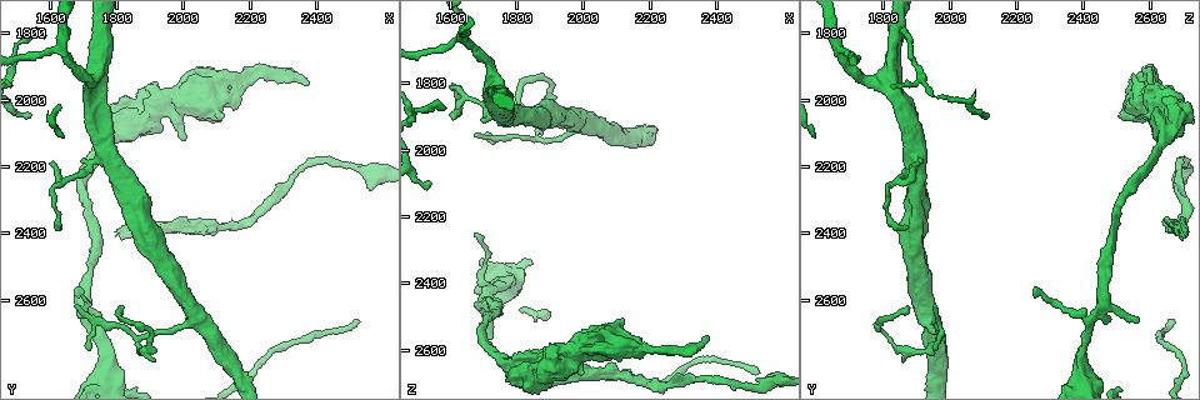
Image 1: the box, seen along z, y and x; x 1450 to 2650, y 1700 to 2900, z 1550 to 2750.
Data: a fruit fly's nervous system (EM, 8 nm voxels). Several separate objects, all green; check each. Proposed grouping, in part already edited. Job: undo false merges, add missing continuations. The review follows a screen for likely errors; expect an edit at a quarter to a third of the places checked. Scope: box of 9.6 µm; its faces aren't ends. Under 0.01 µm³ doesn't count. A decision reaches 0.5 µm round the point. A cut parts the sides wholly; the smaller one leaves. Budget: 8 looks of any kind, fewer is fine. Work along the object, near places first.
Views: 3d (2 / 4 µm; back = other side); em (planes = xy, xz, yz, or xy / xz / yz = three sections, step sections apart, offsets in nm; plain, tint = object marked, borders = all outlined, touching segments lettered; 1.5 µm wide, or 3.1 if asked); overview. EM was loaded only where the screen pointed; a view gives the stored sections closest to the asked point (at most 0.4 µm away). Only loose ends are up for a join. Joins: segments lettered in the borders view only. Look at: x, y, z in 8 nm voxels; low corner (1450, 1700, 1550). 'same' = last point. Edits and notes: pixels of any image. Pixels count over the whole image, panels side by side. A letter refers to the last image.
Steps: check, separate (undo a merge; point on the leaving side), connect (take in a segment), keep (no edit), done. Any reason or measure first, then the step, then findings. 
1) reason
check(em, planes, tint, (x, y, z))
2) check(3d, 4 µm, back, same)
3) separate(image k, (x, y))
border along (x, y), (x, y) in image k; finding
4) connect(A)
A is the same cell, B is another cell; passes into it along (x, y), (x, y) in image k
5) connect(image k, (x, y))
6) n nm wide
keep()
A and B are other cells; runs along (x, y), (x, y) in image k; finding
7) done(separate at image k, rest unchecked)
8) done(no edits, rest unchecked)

thin end
check(em, yz, step 4, borders, (1680, 2580, 2240))

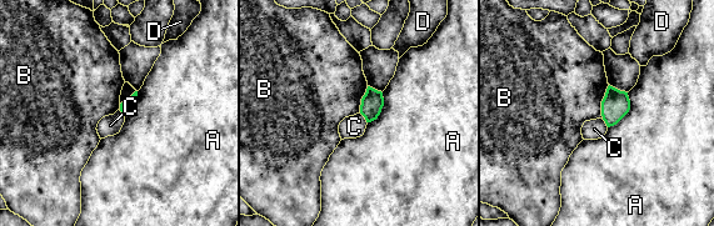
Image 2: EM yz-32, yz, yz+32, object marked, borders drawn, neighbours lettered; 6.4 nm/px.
another direction
check(em, planes, borders, same)

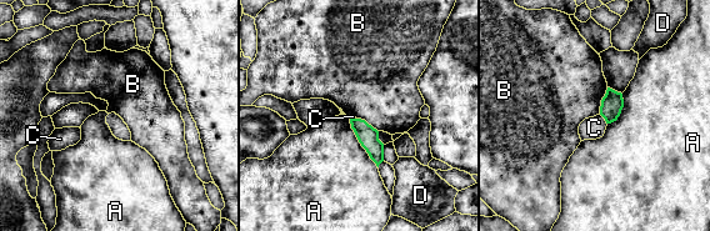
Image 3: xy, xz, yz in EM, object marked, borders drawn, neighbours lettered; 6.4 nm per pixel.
keep()
A, B, C and D are other cells; border along (608, 88), (599, 113) in image 3; none of them fits

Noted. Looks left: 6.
stops while still wide
check(em, xz, step 8, borders, (2040, 1910, 2580))

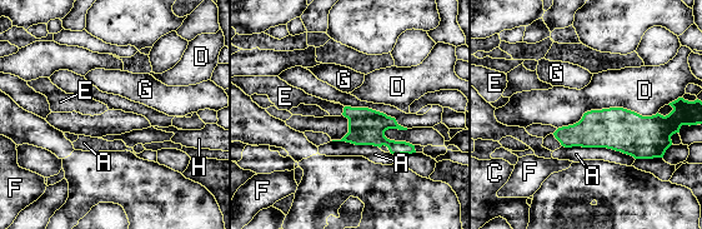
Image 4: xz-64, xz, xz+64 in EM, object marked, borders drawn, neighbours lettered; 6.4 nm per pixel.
cut it another way
check(em, planes, borders, same)

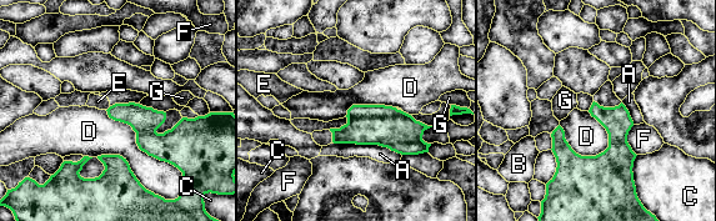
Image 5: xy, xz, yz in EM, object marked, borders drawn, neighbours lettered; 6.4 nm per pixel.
keep()
A, B, C, D, E, F and G are other cells; border along (559, 125), (581, 155), (609, 146) in image 5; no lettered segment goes on from it

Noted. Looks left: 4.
long arm stops here
check(em, planes, borders, (2380, 1960, 2560))

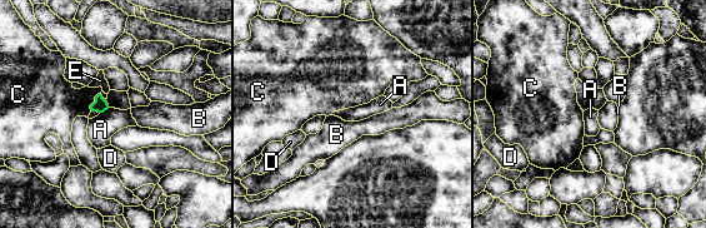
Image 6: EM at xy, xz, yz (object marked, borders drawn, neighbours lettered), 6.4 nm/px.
C touches over 130 nm
keep()
A, B, C, D and E are other cells; border along (109, 108), (100, 113) in image 6; none of them fits

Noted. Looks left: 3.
done(no edits, rest unchecked)

